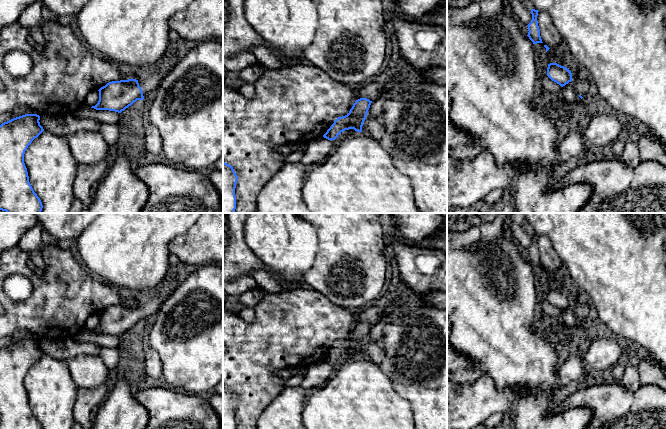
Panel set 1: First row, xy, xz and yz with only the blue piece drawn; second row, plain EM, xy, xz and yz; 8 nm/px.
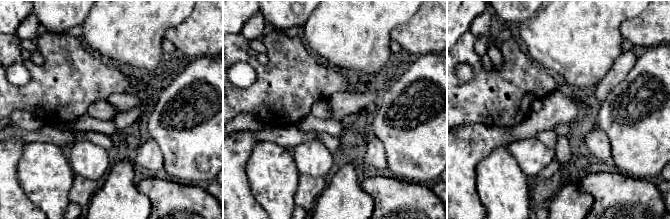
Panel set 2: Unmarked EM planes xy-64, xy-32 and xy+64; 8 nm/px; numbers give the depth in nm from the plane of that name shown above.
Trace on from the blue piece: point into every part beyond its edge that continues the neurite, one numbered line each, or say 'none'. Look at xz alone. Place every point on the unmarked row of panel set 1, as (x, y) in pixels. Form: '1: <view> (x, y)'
1: xz (372, 350)

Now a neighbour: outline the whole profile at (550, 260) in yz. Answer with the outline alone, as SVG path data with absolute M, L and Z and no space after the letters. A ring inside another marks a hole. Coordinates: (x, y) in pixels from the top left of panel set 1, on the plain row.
M539 235L537 245L542 266L550 273L553 273L563 265L562 260L552 246L549 236Z

